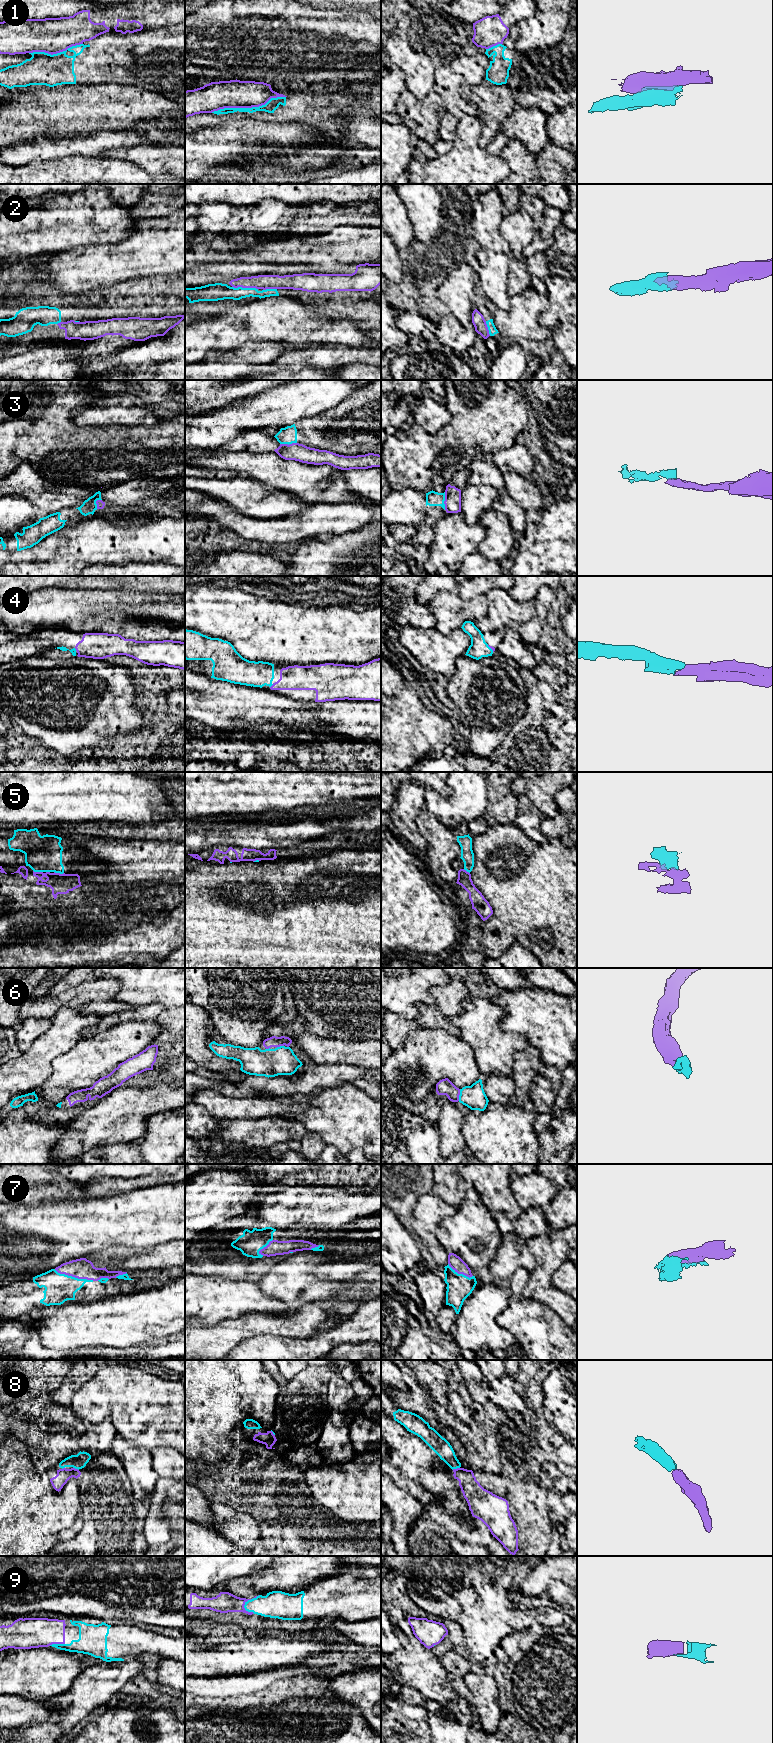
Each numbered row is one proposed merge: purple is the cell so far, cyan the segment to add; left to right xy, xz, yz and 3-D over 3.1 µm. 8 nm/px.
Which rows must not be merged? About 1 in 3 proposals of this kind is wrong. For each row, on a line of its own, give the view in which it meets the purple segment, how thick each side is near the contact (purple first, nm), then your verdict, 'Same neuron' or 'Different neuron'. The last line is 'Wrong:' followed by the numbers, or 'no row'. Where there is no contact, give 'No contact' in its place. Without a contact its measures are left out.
1: Touches purple in xz. Thickness 220 nm (purple) against 90 nm. Different neuron
2: Touches purple in xz. Thickness 120 nm (purple) against 140 nm. Same neuron
3: Touches purple in yz. Thickness 130 nm (purple) against 120 nm. Different neuron
4: Touches purple in xz. Thickness 190 nm (purple) against 200 nm. Same neuron
5: Touches purple in xy. Thickness 160 nm (purple) against 280 nm. Different neuron
6: Touches purple in yz. Thickness 130 nm (purple) against 190 nm. Same neuron
7: Touches purple in xy. Thickness 160 nm (purple) against 220 nm. Same neuron
8: Touches purple in yz. Thickness 170 nm (purple) against 140 nm. Same neuron
9: Touches purple in xz. Thickness 170 nm (purple) against 220 nm. Same neuron
Wrong: 1, 3, 5

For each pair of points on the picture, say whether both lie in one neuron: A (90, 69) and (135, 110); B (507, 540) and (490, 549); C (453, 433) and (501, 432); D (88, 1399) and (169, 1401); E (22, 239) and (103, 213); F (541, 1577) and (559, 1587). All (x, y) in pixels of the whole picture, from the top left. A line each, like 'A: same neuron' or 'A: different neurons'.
A: different neurons
B: same neuron
C: same neuron
D: same neuron
E: same neuron
F: different neurons

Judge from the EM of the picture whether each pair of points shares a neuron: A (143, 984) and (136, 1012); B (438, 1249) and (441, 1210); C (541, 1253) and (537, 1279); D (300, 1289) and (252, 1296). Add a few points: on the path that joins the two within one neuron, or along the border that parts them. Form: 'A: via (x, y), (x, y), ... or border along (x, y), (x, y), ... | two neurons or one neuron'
A: border along (131, 1005), (157, 1003), (162, 1006) | two neurons
B: via (429, 1239), (429, 1222), (431, 1220) | one neuron
C: via (543, 1259), (543, 1273) | one neuron
D: border along (257, 1284), (263, 1293), (279, 1299), (285, 1307) | two neurons

